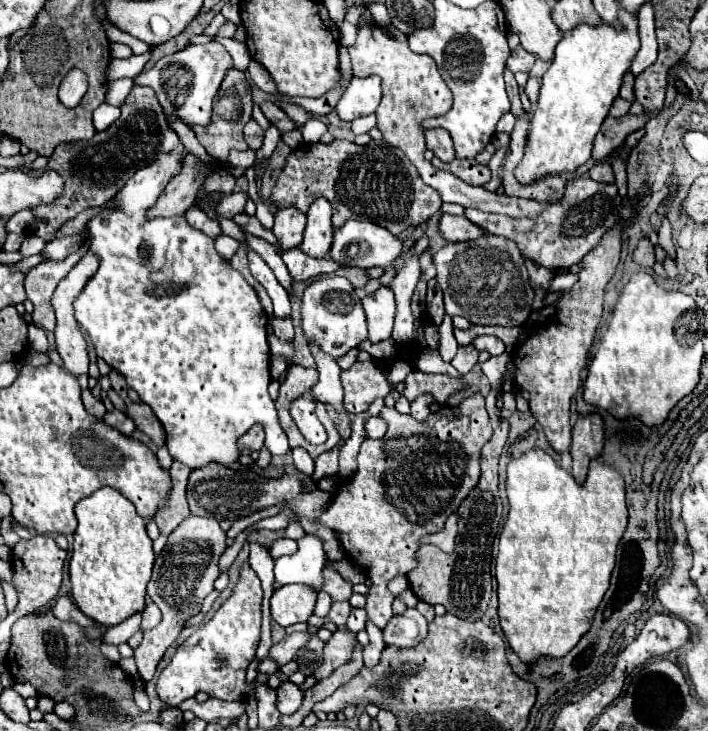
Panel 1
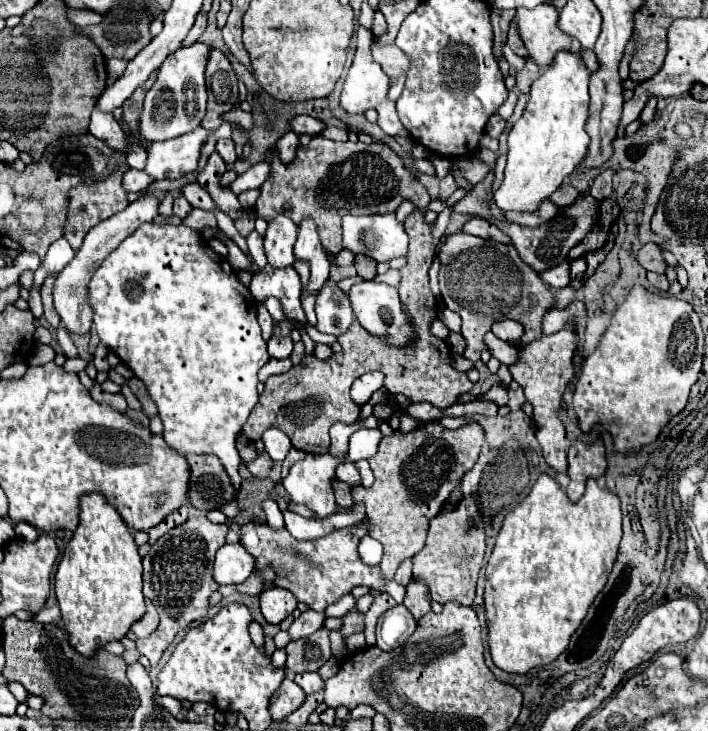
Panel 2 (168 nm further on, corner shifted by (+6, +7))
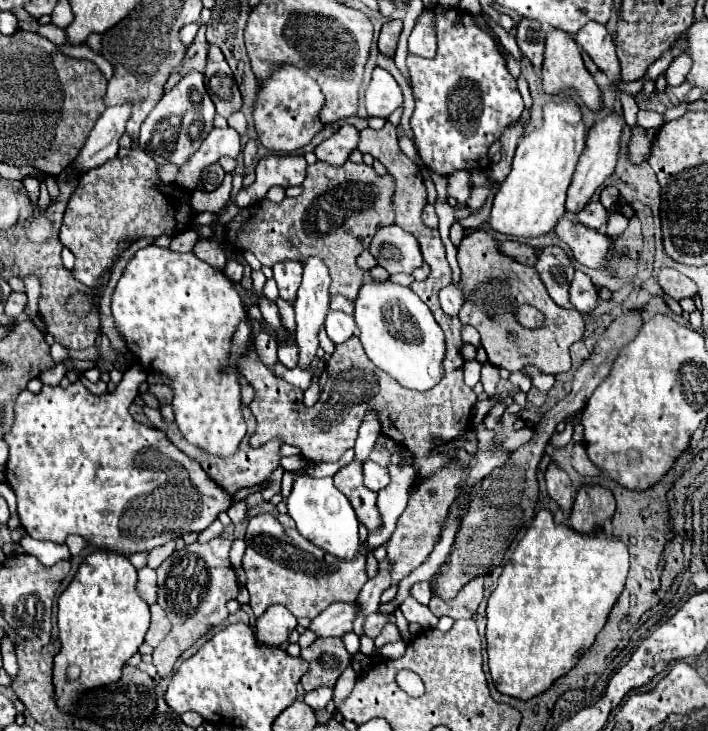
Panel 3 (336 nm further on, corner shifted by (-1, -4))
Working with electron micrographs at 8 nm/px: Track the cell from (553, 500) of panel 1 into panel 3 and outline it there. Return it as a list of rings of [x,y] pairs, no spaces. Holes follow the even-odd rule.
[[[540,509],[516,545],[512,559],[504,565],[486,607],[488,667],[496,689],[518,699],[530,699],[566,675],[604,627],[612,605],[624,589],[628,563],[626,543],[614,535],[606,535],[602,527],[594,533],[578,533],[568,525],[556,525],[554,515],[548,509]]]

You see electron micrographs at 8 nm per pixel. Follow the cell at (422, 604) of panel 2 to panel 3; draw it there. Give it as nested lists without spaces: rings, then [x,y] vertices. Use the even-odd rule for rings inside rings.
[[[426,581],[416,583],[416,585],[410,589],[410,595],[414,595],[422,605],[428,605],[428,603],[430,603],[430,597],[432,597],[430,583],[426,583]]]

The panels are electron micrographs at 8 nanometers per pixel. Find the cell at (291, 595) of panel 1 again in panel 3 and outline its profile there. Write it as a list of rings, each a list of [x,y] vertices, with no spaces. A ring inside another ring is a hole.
[[[272,605],[260,619],[256,619],[256,625],[258,625],[258,641],[262,645],[278,647],[294,631],[296,617],[286,607]]]

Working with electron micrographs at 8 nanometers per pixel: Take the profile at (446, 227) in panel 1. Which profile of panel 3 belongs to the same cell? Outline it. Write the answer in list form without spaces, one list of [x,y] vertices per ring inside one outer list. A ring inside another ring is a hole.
[[[498,241],[498,247],[504,255],[524,263],[524,265],[534,265],[536,263],[536,249],[524,245],[524,243],[518,243],[518,241]]]

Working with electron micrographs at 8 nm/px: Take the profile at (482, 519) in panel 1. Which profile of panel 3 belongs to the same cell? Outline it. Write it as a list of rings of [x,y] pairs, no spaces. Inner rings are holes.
[[[474,577],[472,581],[468,581],[454,599],[444,601],[442,597],[434,595],[428,603],[428,609],[436,615],[436,617],[452,617],[452,619],[466,619],[466,617],[474,617],[480,601],[484,595],[484,577]]]

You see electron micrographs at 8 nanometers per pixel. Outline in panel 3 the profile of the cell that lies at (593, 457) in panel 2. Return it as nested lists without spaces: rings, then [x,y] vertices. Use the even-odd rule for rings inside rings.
[[[582,485],[578,489],[568,525],[576,531],[594,531],[594,527],[604,525],[606,519],[614,515],[616,499],[614,495],[600,485]]]

